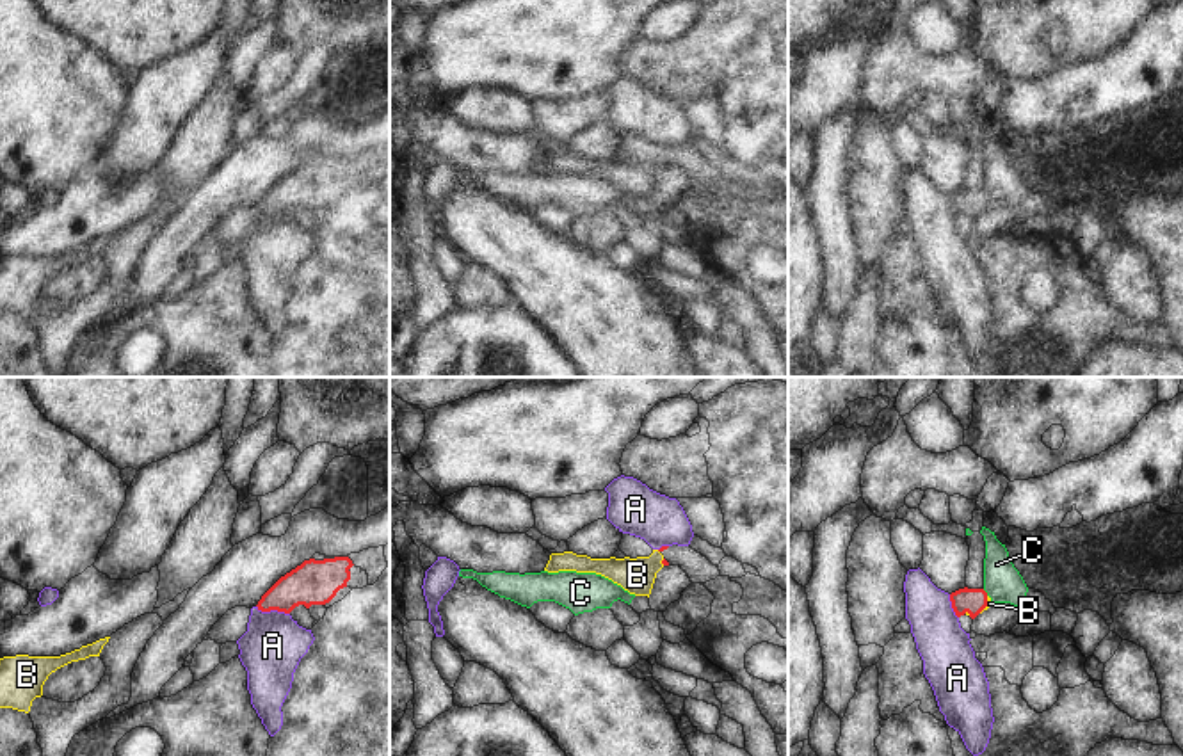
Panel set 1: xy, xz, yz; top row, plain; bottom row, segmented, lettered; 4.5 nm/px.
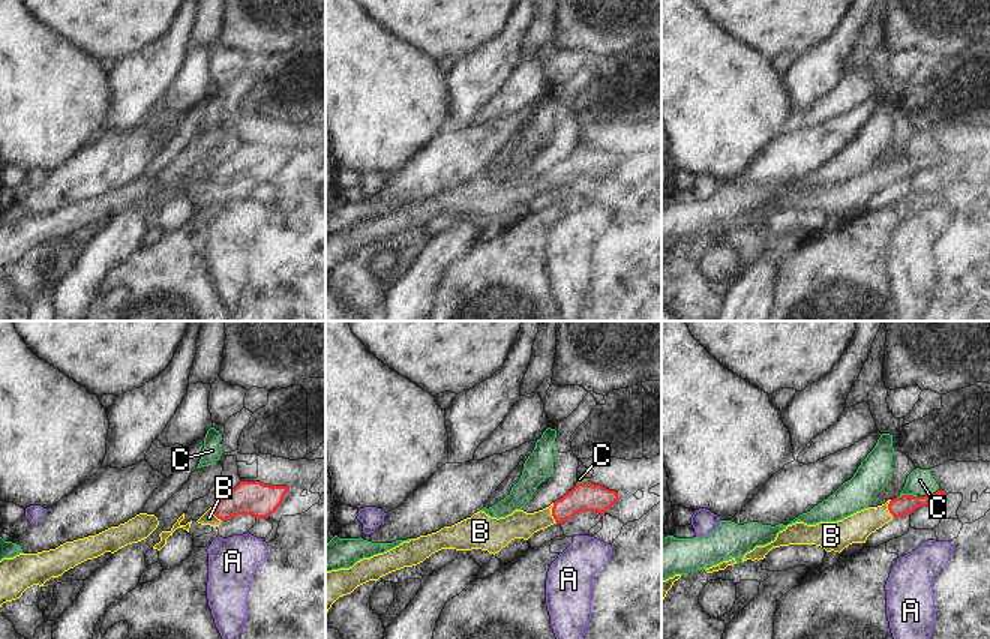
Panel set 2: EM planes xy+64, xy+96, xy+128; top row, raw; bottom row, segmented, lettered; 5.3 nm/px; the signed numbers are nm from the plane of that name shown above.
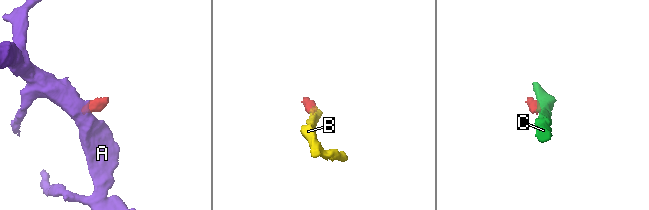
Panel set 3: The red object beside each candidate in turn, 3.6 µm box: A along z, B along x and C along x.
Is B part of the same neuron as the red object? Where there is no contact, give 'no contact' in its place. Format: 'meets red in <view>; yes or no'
meets red in yz; yes

